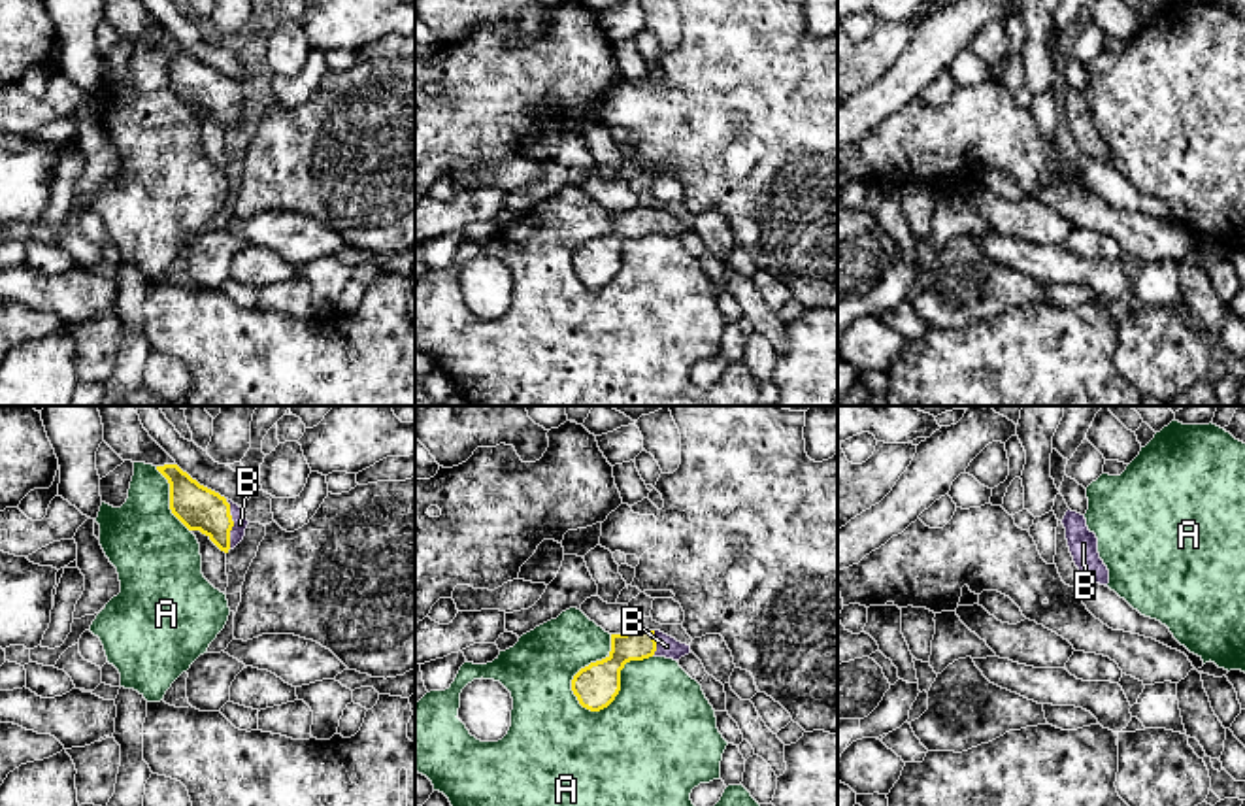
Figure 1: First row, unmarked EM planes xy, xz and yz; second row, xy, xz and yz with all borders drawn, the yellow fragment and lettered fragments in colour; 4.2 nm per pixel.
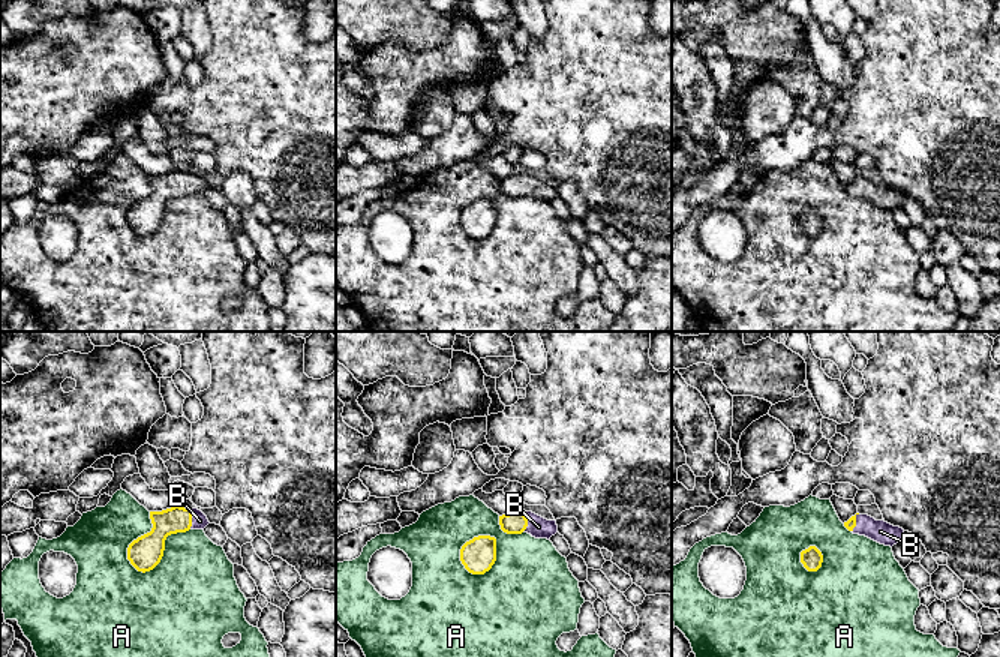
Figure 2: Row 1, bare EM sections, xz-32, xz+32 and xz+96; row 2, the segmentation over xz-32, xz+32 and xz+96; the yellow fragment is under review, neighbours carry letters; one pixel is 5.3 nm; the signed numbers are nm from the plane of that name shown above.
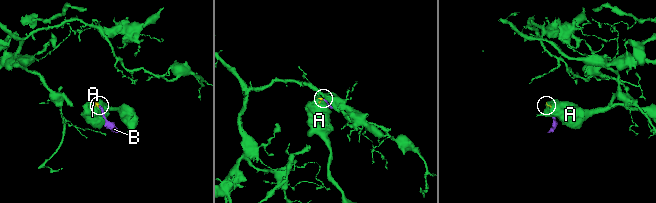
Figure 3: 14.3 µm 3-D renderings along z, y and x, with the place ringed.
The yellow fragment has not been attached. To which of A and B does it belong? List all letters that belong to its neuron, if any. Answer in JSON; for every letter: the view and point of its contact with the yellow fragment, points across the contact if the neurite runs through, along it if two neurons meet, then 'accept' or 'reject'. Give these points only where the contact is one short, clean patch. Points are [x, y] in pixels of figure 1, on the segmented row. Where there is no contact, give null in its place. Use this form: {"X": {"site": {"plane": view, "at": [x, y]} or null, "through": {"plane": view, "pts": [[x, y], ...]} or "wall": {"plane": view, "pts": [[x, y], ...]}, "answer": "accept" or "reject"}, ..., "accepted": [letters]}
{"A": {"site": {"plane": "xz", "at": [617, 693]}, "answer": "reject"}, "B": {"site": {"plane": "xy", "at": [232, 525]}, "through": {"plane": "xy", "pts": [[199, 508], [232, 525], [240, 523]]}, "answer": "accept"}, "accepted": ["B"]}

